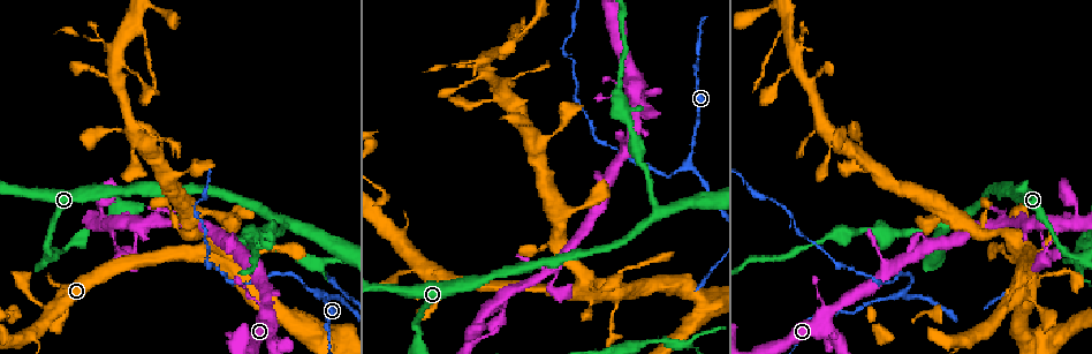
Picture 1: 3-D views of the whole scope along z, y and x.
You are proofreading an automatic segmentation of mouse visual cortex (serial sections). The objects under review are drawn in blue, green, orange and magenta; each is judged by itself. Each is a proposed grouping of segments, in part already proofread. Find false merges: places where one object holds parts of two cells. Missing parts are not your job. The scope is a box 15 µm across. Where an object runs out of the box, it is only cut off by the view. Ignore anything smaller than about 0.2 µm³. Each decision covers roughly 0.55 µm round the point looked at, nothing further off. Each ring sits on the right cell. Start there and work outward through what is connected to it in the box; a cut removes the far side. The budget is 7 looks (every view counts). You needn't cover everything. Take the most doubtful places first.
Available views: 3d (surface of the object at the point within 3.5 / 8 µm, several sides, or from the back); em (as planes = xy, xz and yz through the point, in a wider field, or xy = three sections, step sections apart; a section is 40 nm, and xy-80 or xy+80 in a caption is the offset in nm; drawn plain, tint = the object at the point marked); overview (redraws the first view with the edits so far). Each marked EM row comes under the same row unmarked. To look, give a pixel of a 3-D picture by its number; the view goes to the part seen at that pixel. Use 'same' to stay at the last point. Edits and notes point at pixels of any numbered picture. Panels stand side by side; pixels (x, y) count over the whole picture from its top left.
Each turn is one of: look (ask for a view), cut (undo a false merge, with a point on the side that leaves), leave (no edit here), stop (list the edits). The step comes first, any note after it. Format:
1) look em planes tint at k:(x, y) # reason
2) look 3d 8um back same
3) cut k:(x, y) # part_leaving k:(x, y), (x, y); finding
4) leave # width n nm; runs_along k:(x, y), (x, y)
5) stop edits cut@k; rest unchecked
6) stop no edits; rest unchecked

look em xy step 5 tint at 1:(687, 167) # arms part here

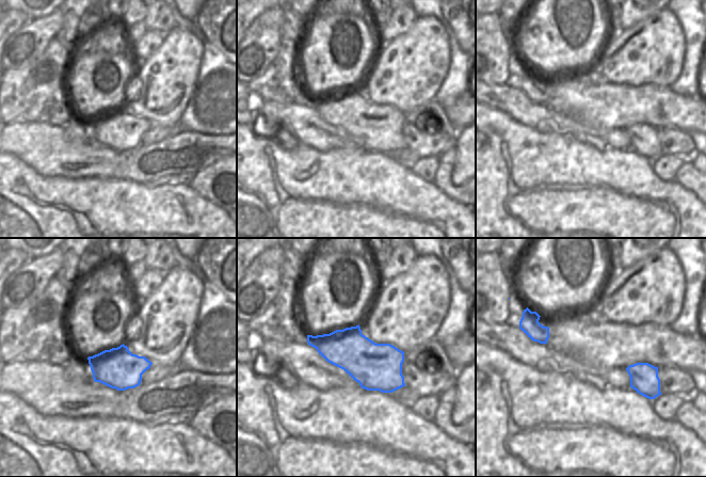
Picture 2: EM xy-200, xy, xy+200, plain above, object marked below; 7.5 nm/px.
look 3d 3.5um same # wider look

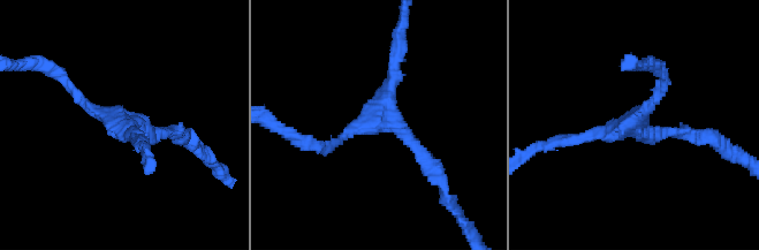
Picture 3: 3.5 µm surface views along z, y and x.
leave # runs_along 3:(399, 51), (380, 119), (324, 149); one cell here

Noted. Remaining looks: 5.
look em xy step 1 tint at 1:(581, 272) # abrupt turn

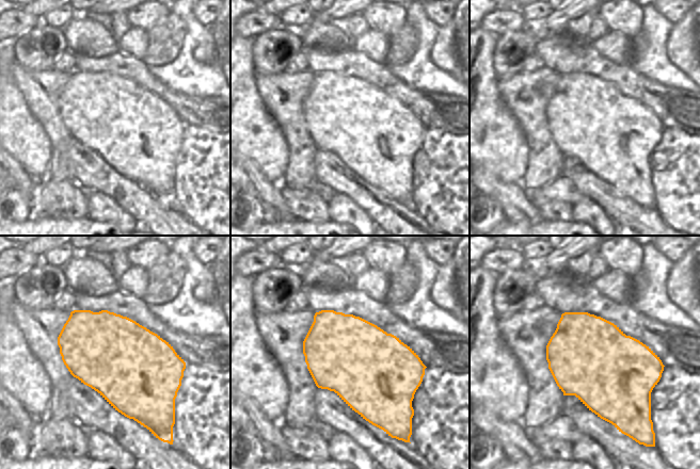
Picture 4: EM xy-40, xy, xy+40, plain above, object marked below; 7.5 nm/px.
look 3d 3.5um same # wider look

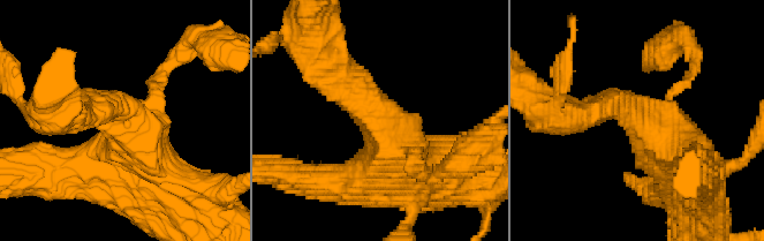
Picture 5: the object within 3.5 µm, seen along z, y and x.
leave # runs_along 5:(702, 168), (640, 112), (607, 105); all the same cell

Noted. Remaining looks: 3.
look 3d 3.5um back at 1:(174, 175) # side arm on a straight run

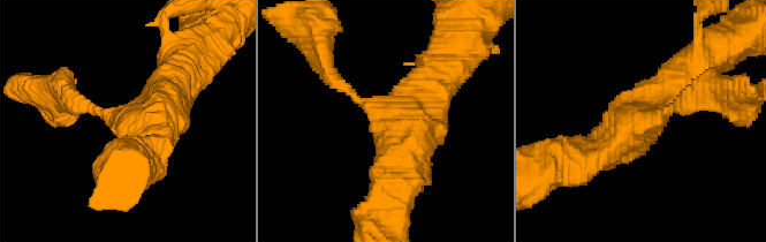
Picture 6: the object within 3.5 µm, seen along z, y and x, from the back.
look em xy step 2 tint at 6:(389, 119) # shape alone is not enough

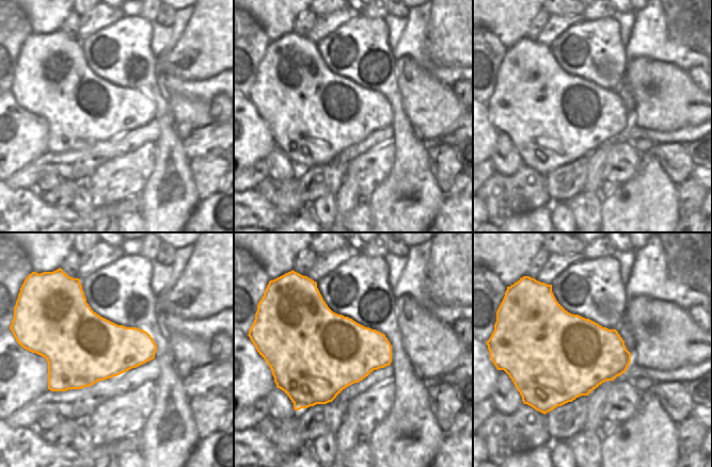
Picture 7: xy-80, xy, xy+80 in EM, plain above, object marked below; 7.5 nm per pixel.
leave # runs_along 6:(574, 161), (606, 151), (685, 74); all the same cell

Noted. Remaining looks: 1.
stop no edits; rest unchecked

